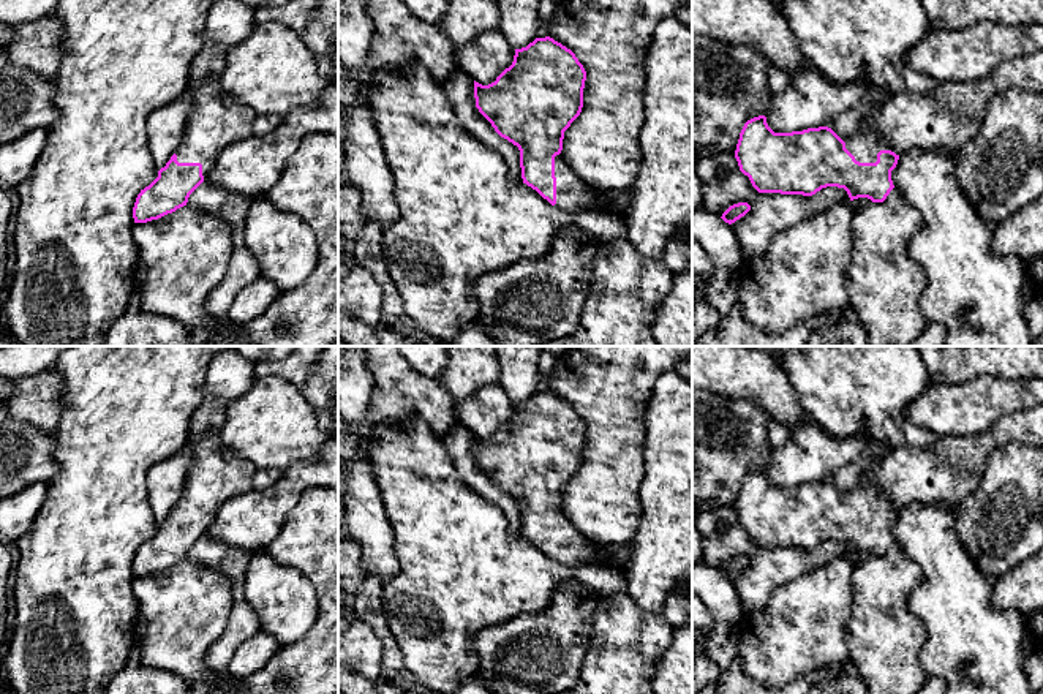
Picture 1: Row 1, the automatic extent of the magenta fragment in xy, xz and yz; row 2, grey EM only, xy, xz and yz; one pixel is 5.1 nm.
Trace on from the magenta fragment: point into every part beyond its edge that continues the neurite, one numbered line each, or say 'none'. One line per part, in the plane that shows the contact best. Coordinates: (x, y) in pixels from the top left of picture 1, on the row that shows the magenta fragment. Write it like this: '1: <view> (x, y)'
1: yz (865, 146)

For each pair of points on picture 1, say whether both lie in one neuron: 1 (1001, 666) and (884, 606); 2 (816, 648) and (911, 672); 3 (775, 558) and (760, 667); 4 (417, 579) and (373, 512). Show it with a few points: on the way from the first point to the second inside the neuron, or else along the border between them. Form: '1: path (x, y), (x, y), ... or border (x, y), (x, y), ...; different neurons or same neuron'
1: border (915, 590), (907, 607), (926, 631), (922, 663); different neurons
2: border (849, 620), (846, 656); different neurons
3: border (802, 576), (781, 585), (760, 609), (741, 617); different neurons
4: border (384, 508), (399, 561), (399, 569), (387, 580); different neurons

